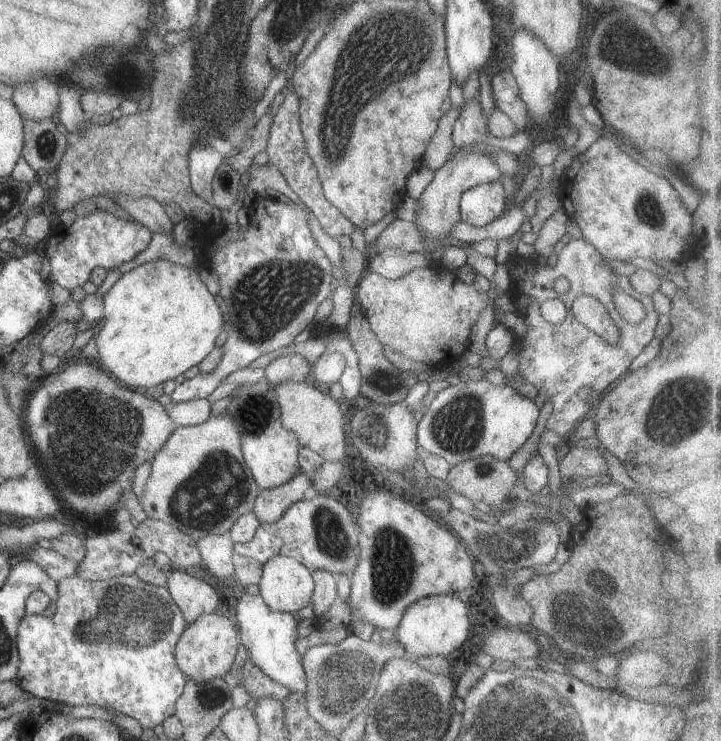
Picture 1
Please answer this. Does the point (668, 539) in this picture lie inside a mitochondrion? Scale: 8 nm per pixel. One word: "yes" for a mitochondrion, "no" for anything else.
no

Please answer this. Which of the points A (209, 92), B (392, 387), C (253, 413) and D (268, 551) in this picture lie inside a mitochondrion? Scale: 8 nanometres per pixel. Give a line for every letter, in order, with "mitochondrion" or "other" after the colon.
A: mitochondrion
B: mitochondrion
C: mitochondrion
D: other

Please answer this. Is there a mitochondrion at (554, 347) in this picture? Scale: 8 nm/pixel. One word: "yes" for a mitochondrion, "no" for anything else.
yes

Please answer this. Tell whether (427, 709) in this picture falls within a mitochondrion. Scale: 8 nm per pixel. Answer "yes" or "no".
yes

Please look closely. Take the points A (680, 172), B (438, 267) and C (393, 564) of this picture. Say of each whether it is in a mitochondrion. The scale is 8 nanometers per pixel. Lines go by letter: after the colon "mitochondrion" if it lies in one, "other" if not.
A: other
B: other
C: mitochondrion

